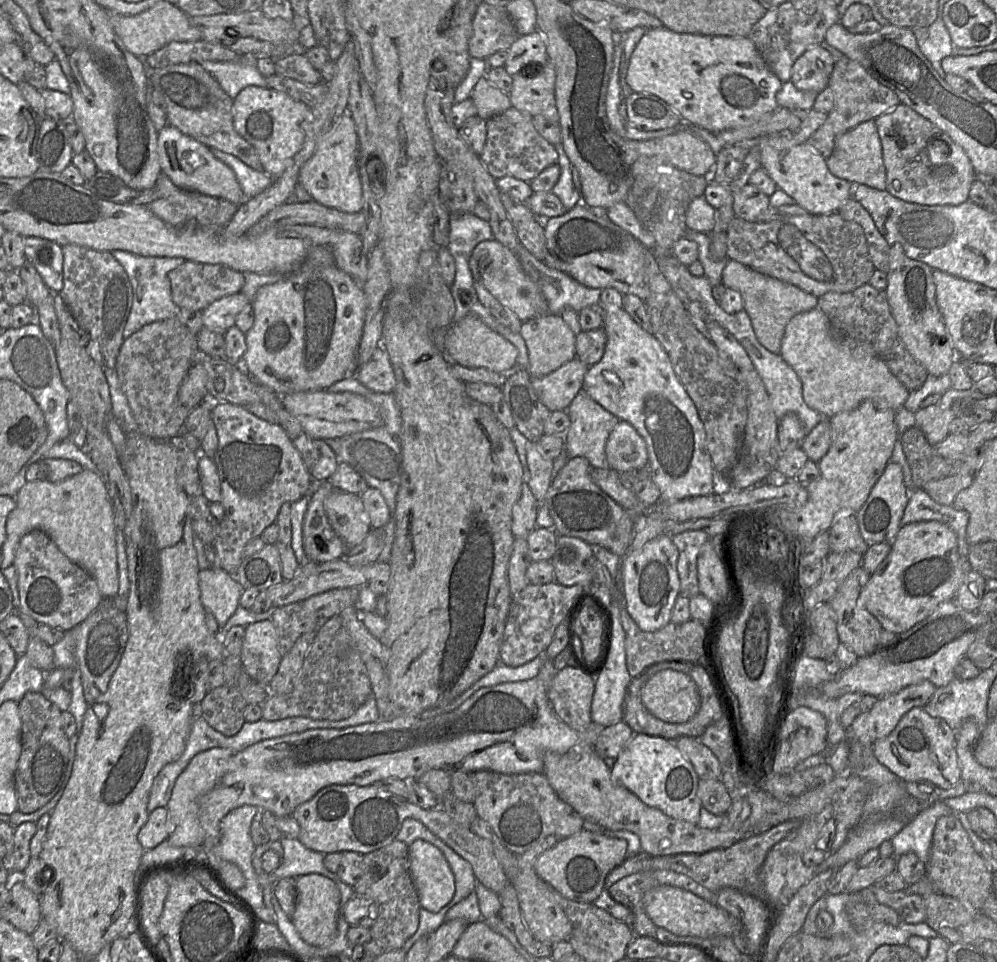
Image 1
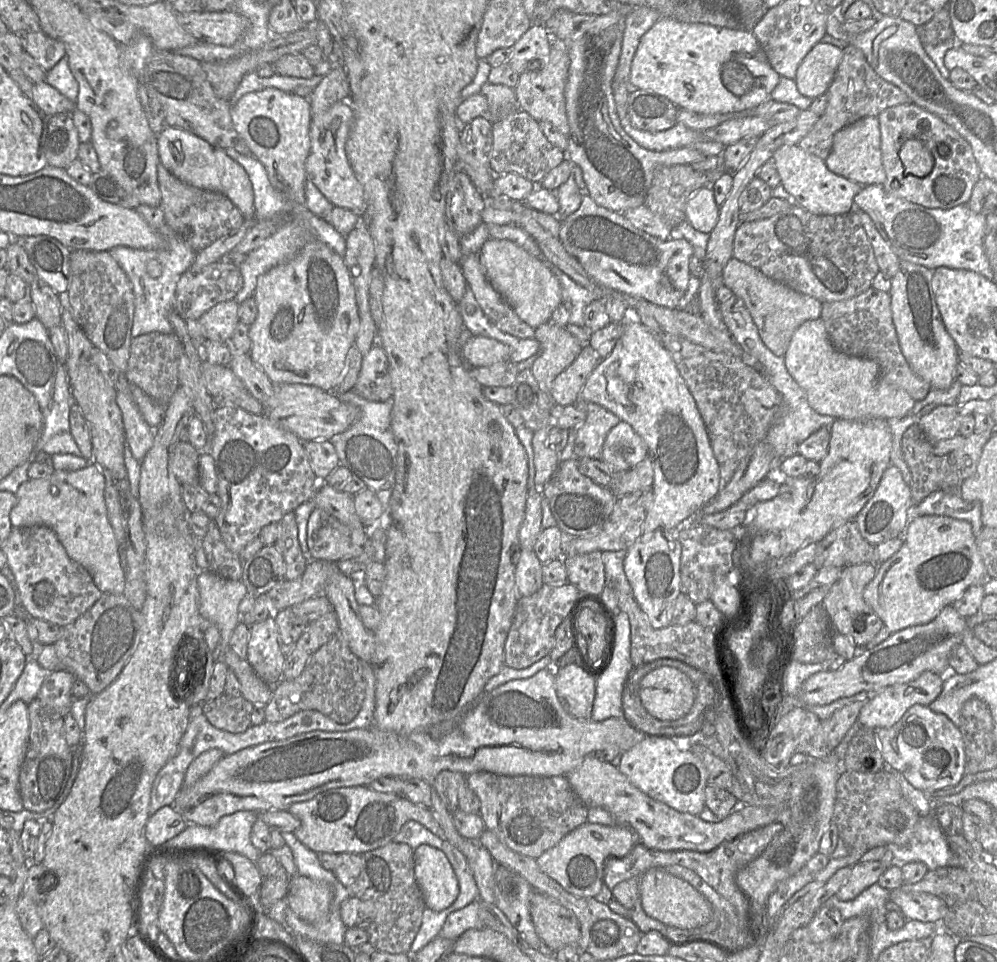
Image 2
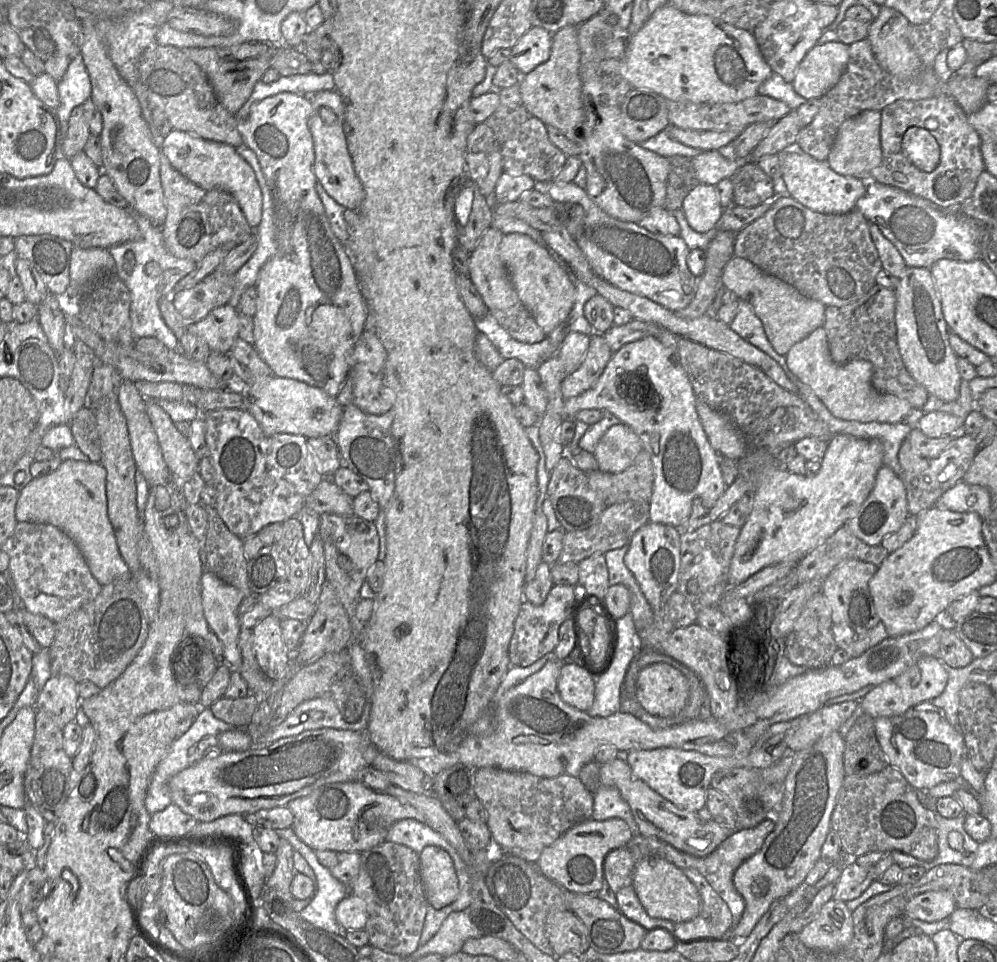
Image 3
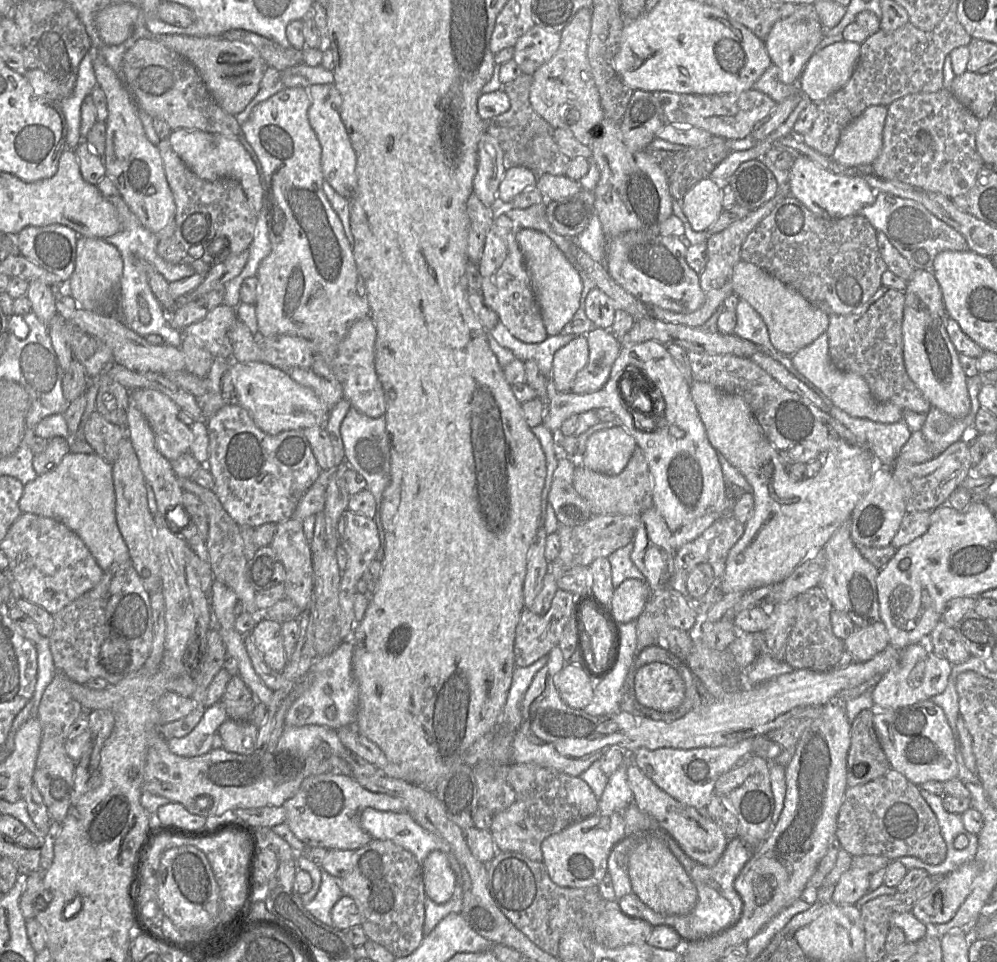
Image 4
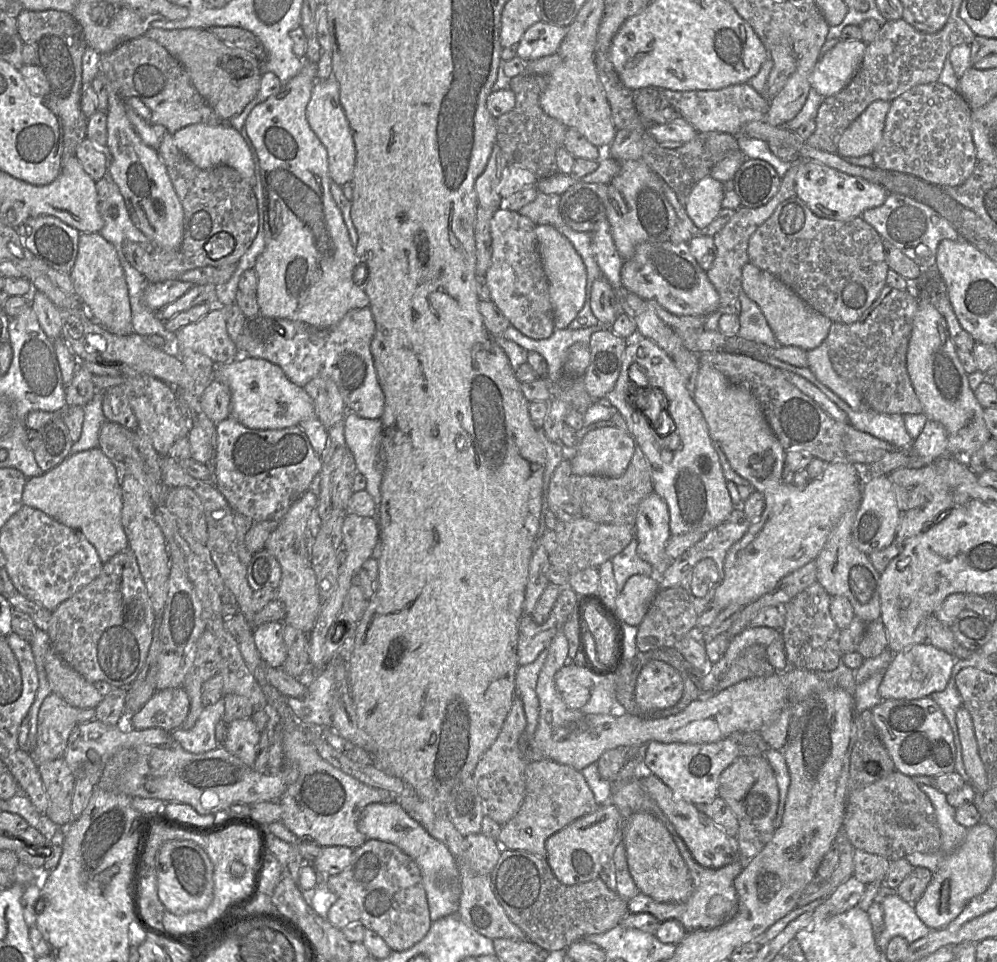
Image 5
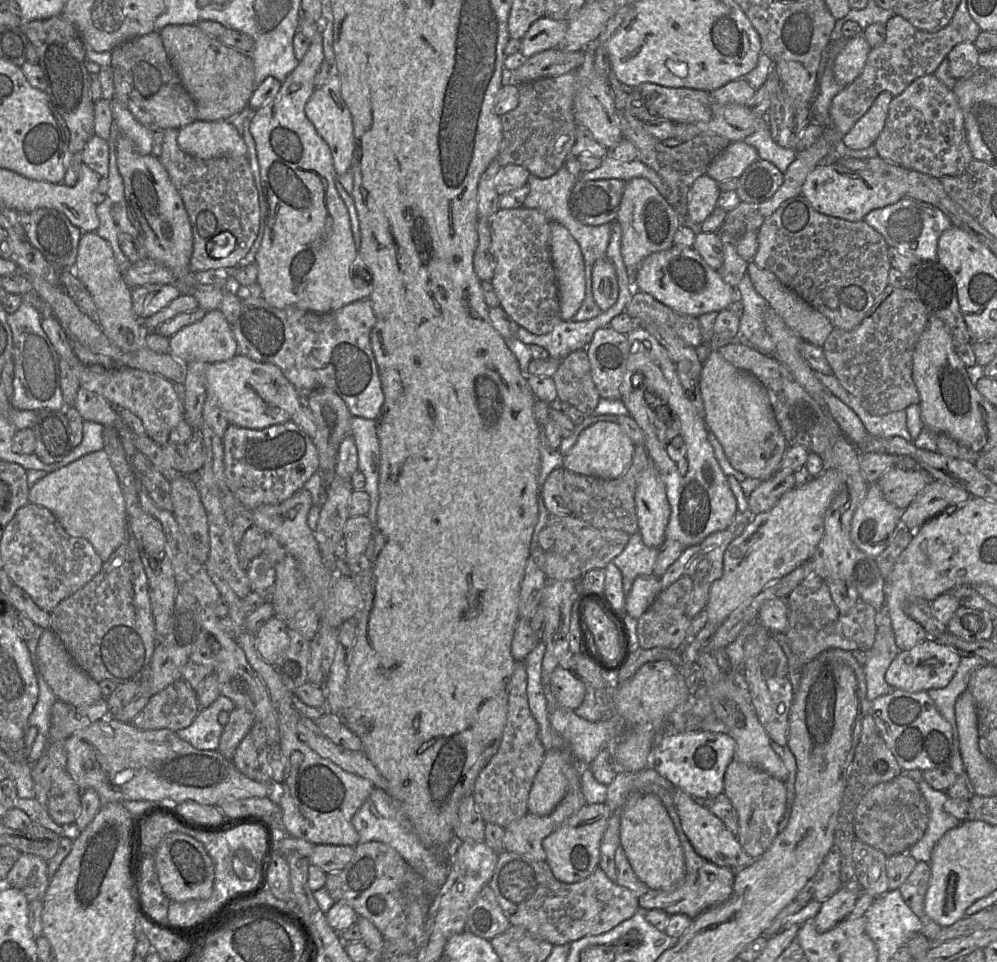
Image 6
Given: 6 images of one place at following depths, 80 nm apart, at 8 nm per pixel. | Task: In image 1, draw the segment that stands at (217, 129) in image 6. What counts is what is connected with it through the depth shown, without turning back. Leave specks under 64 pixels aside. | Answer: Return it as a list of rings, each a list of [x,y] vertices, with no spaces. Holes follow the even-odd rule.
[[[165,126],[158,132],[158,154],[161,171],[179,188],[212,197],[226,199],[238,206],[246,199],[234,171],[217,159],[211,148],[180,132],[173,126]]]

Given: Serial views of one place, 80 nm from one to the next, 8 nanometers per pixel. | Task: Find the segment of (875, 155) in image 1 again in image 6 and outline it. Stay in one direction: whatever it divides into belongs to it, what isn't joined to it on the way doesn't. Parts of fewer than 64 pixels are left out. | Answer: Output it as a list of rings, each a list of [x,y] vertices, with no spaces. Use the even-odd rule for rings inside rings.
[[[890,93],[879,94],[868,111],[842,137],[845,146],[861,150],[873,145],[885,125],[892,99]]]

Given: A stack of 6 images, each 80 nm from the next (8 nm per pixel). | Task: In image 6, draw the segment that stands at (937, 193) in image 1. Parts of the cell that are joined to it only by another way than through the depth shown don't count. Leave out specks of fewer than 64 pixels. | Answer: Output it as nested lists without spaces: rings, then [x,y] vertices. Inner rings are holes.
[[[926,75],[912,82],[901,94],[893,97],[885,125],[873,144],[878,157],[907,170],[914,170],[935,178],[956,176],[965,171],[973,156],[968,144],[964,114],[952,89],[935,75]]]

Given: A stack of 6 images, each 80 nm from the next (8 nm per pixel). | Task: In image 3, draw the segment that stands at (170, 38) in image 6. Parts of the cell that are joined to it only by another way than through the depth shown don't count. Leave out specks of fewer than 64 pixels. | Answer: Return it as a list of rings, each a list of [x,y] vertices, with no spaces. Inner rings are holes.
[[[249,42],[229,47],[183,48],[184,53],[200,66],[206,74],[219,102],[232,114],[236,114],[250,98],[255,84],[271,67],[277,49],[271,43]]]

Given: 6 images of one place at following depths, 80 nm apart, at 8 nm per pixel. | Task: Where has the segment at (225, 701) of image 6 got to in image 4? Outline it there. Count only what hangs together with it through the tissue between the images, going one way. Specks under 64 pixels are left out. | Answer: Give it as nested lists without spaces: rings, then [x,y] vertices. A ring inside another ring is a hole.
[[[221,702],[207,707],[199,723],[188,735],[167,740],[170,751],[189,758],[208,753],[212,750],[215,733],[227,719],[226,709]]]

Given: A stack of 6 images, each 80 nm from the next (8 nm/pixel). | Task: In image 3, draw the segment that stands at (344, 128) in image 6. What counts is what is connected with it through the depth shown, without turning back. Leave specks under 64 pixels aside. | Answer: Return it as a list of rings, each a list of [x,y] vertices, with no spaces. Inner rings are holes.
[[[324,90],[310,95],[313,110],[308,120],[315,151],[313,171],[327,194],[345,209],[356,211],[363,199],[364,190],[357,177],[344,133],[345,107],[336,90]]]

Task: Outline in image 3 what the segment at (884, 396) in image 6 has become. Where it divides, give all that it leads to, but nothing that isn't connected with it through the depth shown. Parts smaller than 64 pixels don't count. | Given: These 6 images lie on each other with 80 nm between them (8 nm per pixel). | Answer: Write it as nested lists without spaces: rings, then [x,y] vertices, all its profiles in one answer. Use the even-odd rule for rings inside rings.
[[[876,284],[860,299],[845,306],[826,306],[824,328],[829,352],[837,364],[867,360],[873,365],[872,385],[881,393],[907,400],[913,408],[922,409],[928,399],[927,390],[907,371],[899,353],[895,322],[894,289]]]

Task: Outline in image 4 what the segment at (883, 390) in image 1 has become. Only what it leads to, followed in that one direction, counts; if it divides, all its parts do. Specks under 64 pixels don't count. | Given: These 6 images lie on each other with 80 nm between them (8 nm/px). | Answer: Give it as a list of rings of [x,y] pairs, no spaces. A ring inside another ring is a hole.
[[[821,334],[808,346],[791,355],[793,366],[815,386],[817,386],[832,402],[852,417],[866,418],[874,422],[890,424],[903,418],[904,410],[891,402],[878,401],[871,394],[864,378],[856,373],[839,370],[829,355],[828,335]]]

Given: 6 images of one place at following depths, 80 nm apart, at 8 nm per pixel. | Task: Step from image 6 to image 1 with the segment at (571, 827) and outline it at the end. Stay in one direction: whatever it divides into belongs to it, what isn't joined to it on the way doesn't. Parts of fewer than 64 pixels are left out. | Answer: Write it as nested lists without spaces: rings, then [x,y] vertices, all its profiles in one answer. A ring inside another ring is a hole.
[[[584,829],[558,840],[535,861],[538,877],[563,897],[581,903],[593,903],[605,888],[605,878],[627,858],[626,840],[608,837]]]

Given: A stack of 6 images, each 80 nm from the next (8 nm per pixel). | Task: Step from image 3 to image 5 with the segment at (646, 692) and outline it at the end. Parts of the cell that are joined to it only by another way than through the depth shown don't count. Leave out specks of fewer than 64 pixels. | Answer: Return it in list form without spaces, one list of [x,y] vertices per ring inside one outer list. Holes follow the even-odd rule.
[[[651,660],[638,674],[634,697],[641,709],[666,709],[674,706],[683,693],[680,674],[671,665]]]

